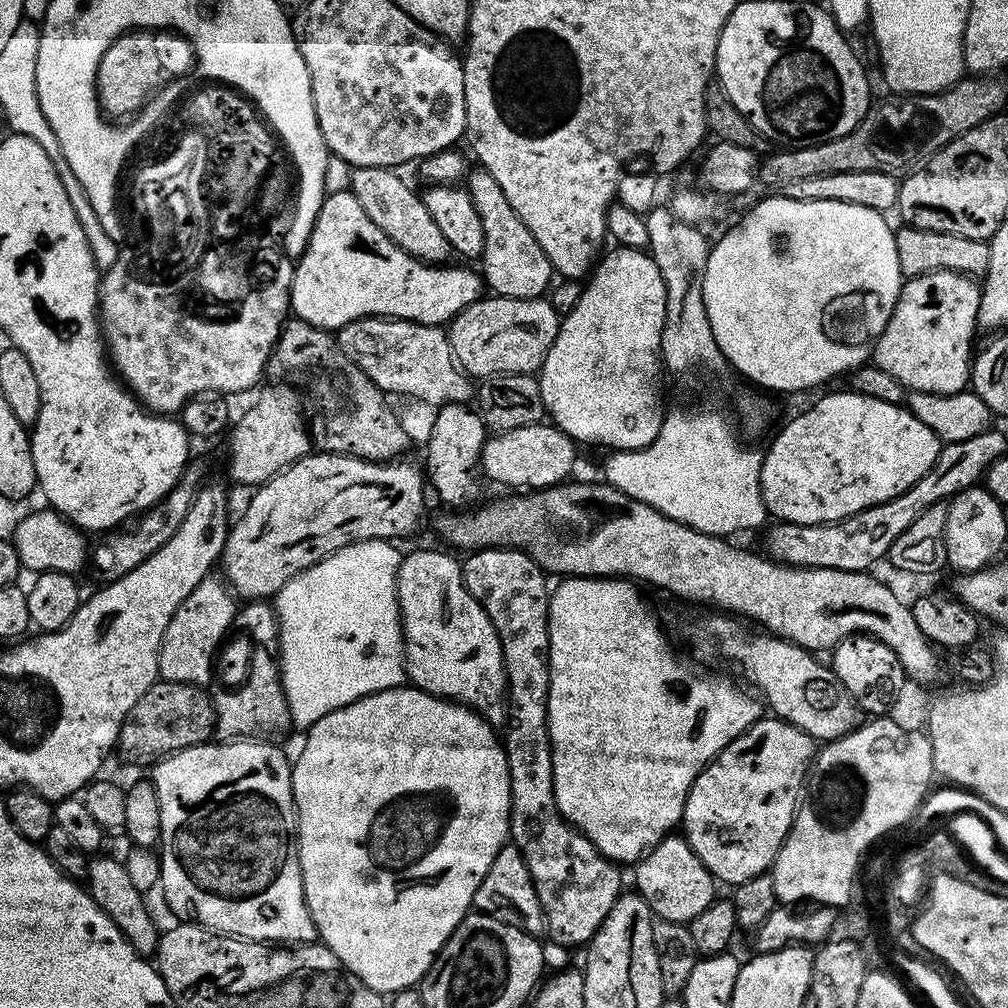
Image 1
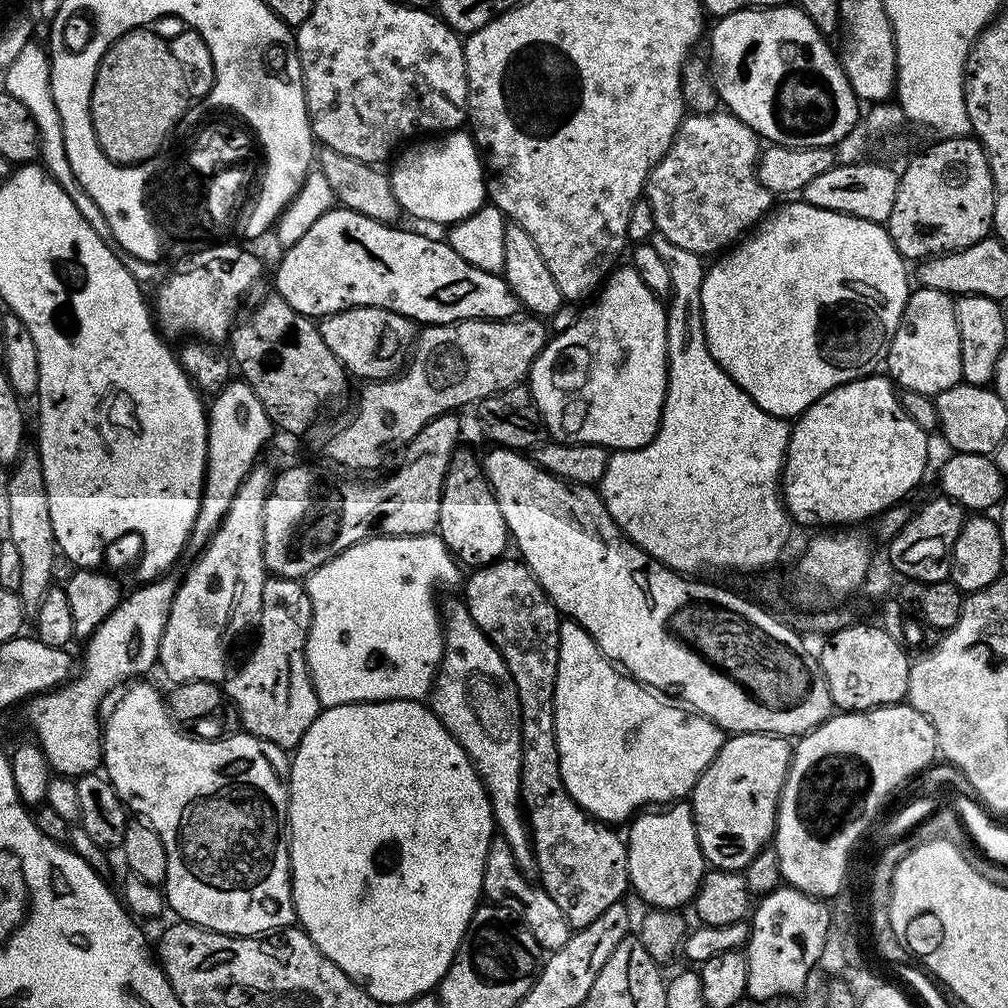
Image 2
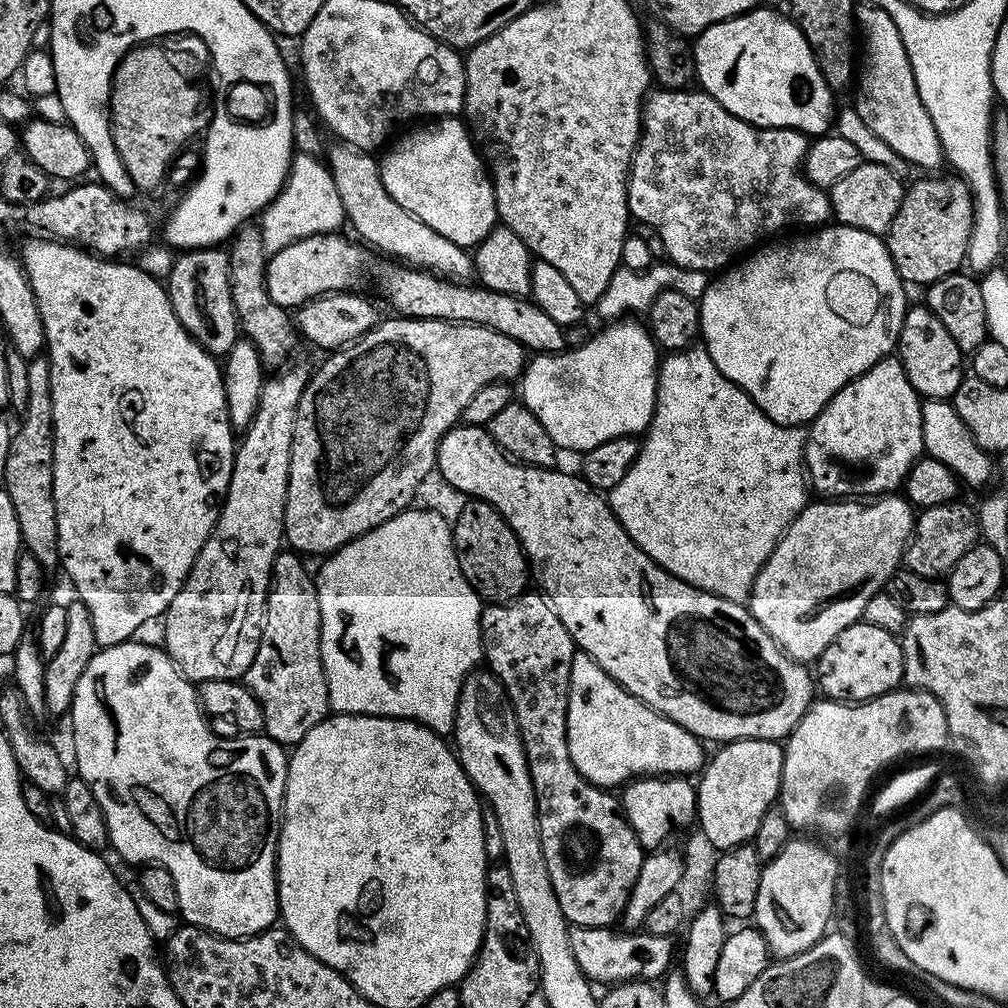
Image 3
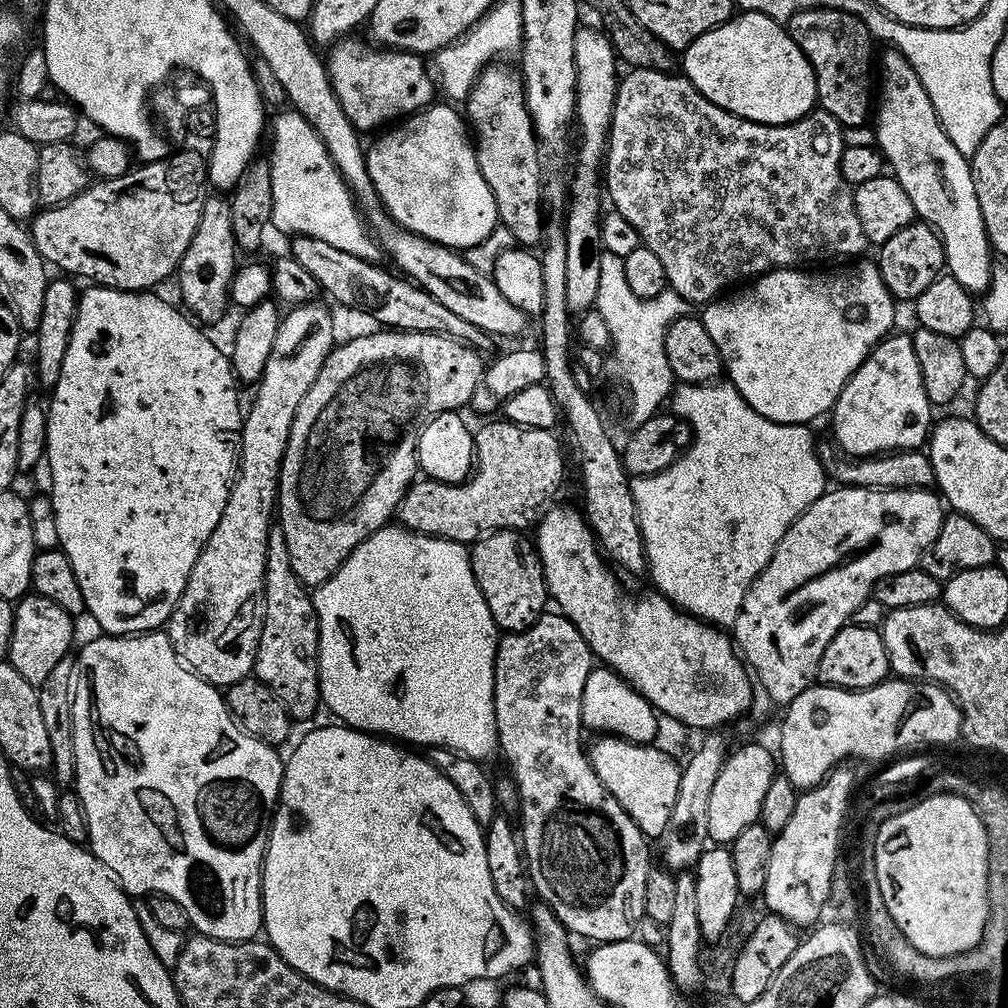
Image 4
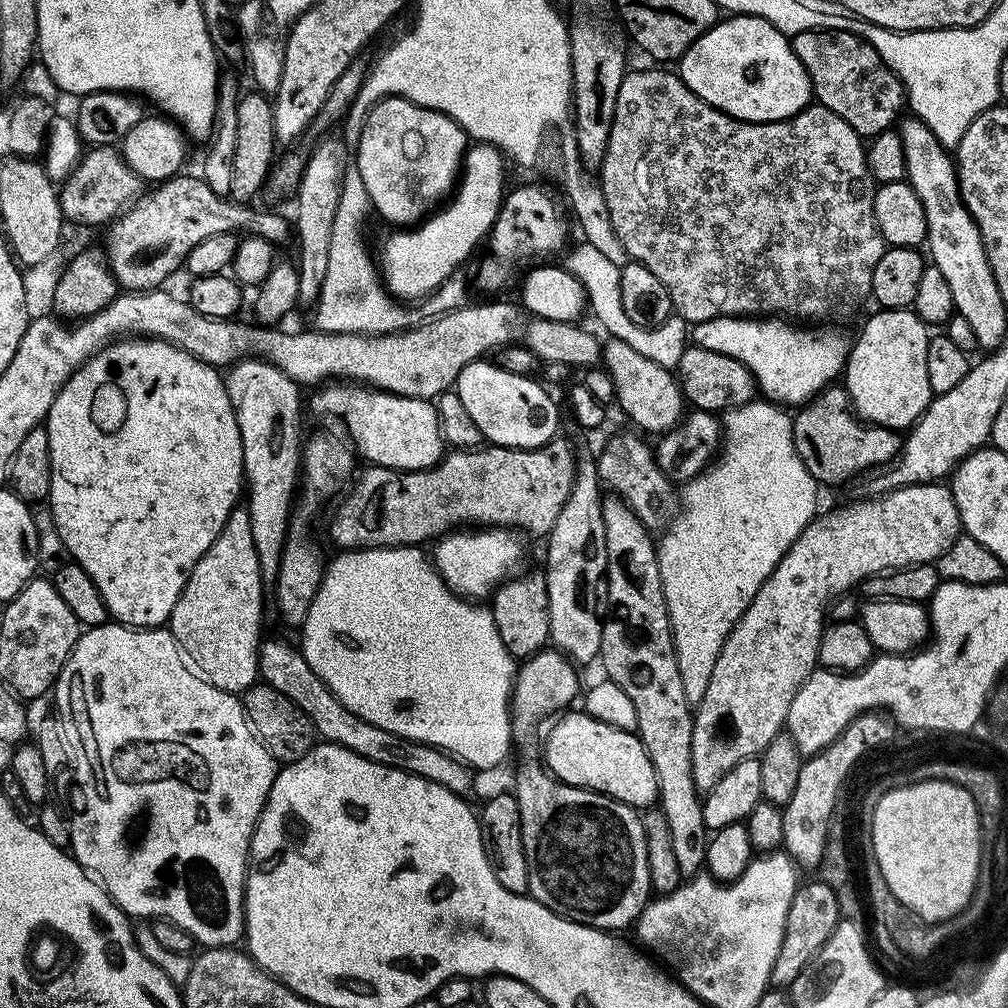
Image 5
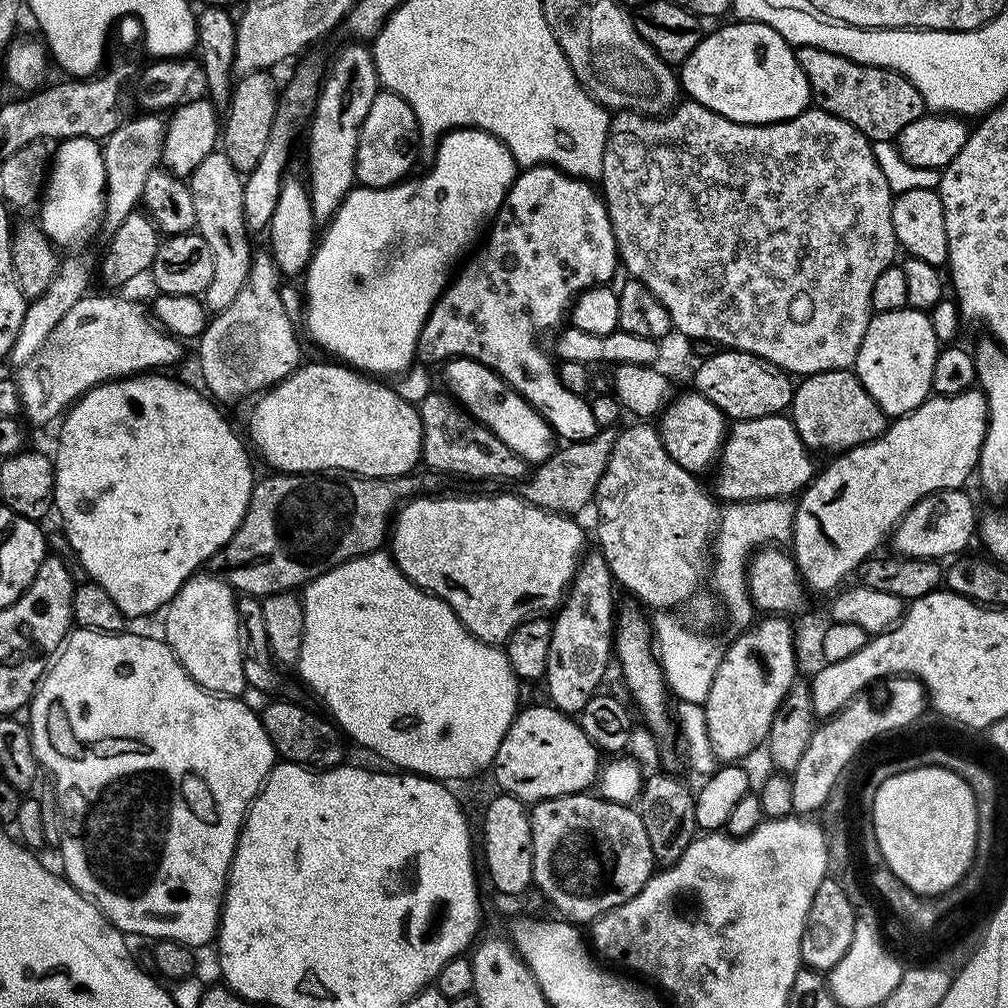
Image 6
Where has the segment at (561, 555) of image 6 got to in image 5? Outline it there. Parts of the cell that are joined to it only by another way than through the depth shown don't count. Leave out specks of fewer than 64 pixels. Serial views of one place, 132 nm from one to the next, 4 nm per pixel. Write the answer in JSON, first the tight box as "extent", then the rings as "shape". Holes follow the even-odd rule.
{"extent":[430,528,524,602],"shape":[[[507,528],[453,530],[435,541],[433,548],[436,549],[430,552],[430,559],[449,590],[465,600],[480,602],[483,596],[484,599],[491,597],[505,580],[517,575],[516,567],[524,556],[524,544],[519,538]]]}

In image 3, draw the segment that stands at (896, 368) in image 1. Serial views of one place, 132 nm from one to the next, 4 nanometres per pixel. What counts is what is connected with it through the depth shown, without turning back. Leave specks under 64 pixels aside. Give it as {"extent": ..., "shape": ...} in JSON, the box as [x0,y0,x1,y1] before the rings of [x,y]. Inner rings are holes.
{"extent":[898,306,966,400],"shape":[[[927,306],[919,307],[909,307],[904,313],[898,341],[898,359],[906,370],[910,386],[914,386],[920,397],[947,400],[966,378],[966,356],[958,350],[958,342],[950,338],[950,330],[938,322],[936,315]]]}

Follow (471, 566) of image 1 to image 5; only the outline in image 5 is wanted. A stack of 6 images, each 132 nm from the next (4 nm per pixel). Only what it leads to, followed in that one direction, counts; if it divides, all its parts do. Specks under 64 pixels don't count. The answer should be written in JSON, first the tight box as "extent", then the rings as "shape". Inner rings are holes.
{"extent":[512,650,652,930],"shape":[[[559,650],[536,652],[517,667],[516,680],[512,683],[512,742],[524,756],[537,755],[538,736],[536,740],[536,723],[547,716],[555,717],[569,706],[577,703],[581,695],[580,676],[577,665]],[[539,759],[521,762],[520,769],[516,772],[514,795],[518,802],[522,846],[524,847],[526,862],[528,863],[528,873],[530,874],[528,892],[532,899],[539,902],[542,906],[549,908],[551,912],[557,912],[562,918],[573,920],[579,924],[585,924],[591,928],[603,928],[605,930],[620,930],[616,928],[631,929],[635,925],[637,918],[640,917],[641,910],[648,903],[650,893],[652,892],[650,870],[646,866],[646,838],[644,837],[644,827],[640,821],[637,809],[617,800],[612,800],[608,796],[603,796],[600,792],[590,792],[586,788],[575,788],[569,784],[564,784],[561,780],[557,780]]]}

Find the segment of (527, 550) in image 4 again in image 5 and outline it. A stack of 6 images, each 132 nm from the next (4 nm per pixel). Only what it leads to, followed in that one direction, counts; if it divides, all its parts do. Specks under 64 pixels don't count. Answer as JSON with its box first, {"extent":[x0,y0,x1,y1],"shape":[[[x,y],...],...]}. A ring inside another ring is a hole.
{"extent":[490,570,550,662],"shape":[[[536,570],[505,580],[490,597],[490,611],[494,626],[498,626],[498,634],[502,637],[502,646],[506,646],[517,661],[523,662],[536,652],[545,651],[550,640],[550,610],[543,571]]]}

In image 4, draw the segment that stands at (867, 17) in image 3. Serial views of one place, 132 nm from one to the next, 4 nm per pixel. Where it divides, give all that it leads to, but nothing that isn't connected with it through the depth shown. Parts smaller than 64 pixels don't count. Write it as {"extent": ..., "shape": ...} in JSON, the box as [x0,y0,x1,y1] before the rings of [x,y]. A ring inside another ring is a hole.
{"extent":[874,50,993,294],"shape":[[[888,50],[884,57],[878,60],[878,103],[874,108],[874,124],[876,120],[875,147],[880,149],[891,175],[906,190],[910,202],[914,206],[916,216],[923,223],[929,224],[933,232],[940,236],[944,246],[944,263],[947,275],[958,278],[967,292],[983,294],[988,290],[991,280],[993,250],[988,242],[984,229],[982,210],[978,206],[978,194],[974,194],[974,178],[969,157],[963,156],[946,138],[946,130],[942,130],[938,114],[934,110],[934,102],[930,102],[930,94],[922,86],[914,66],[906,57],[895,50]]]}

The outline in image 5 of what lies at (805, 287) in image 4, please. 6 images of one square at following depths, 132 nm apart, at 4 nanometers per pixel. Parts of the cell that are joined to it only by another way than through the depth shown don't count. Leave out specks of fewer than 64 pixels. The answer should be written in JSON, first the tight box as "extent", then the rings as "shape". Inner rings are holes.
{"extent":[690,316,850,406],"shape":[[[719,316],[695,325],[690,340],[695,347],[714,350],[742,362],[756,380],[756,387],[769,401],[780,406],[803,406],[841,375],[850,340],[844,336],[815,336],[795,332],[776,318]],[[765,392],[765,393],[764,393]]]}

